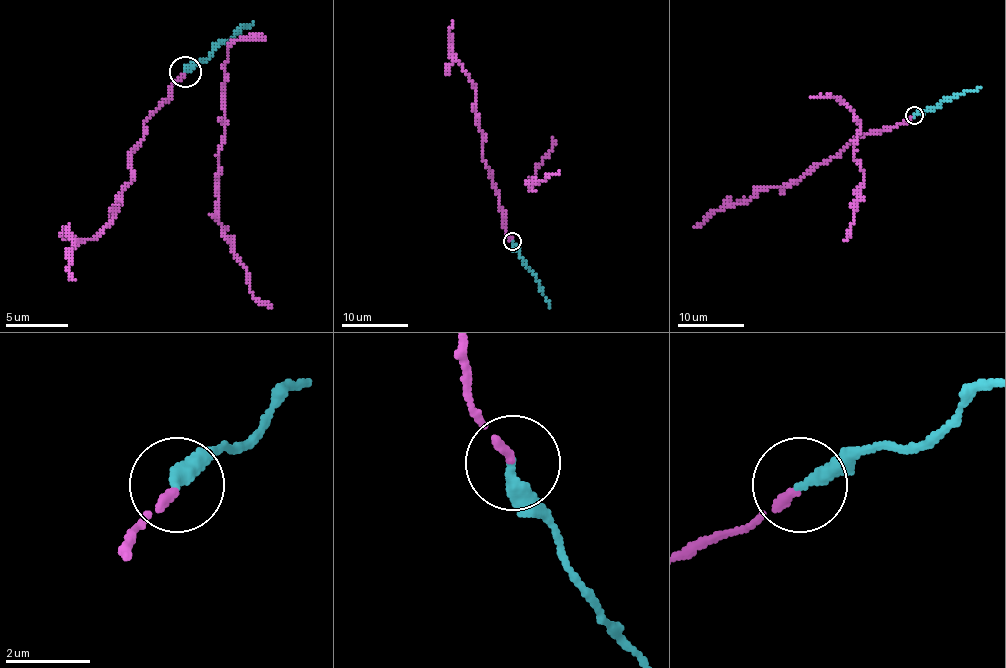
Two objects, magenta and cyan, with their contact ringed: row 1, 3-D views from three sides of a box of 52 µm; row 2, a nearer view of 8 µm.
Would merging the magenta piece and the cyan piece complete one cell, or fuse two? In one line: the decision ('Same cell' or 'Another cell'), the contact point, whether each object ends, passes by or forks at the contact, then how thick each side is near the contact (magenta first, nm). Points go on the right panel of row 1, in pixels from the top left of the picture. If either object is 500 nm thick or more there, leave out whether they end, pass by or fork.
Same cell. Place: (914, 115). At the ring magenta ends. At the ring cyan ends. Thickness 220 nm (magenta) against 340 nm

